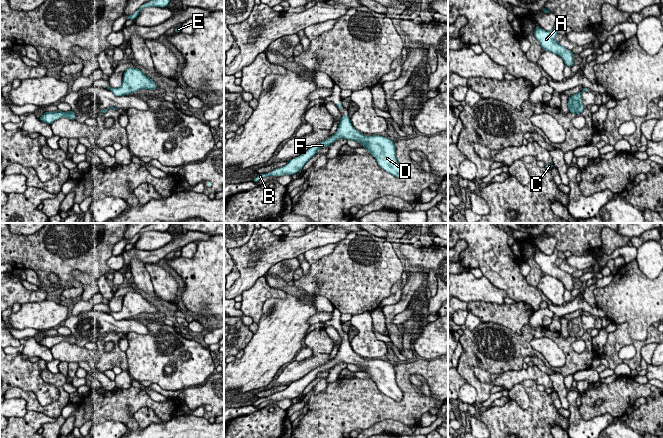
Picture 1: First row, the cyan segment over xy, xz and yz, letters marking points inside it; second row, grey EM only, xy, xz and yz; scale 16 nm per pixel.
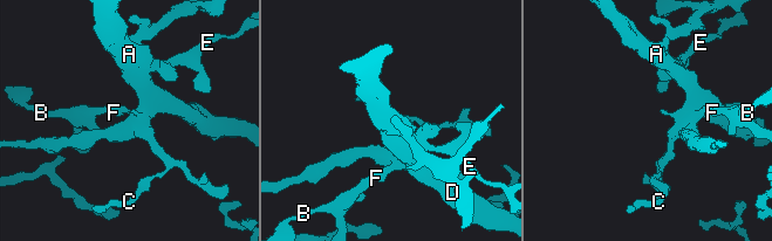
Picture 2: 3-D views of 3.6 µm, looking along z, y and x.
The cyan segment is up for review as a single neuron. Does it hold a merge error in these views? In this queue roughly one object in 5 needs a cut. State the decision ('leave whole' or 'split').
leave whole

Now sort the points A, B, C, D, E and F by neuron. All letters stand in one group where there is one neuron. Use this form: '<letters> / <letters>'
A B C D E F

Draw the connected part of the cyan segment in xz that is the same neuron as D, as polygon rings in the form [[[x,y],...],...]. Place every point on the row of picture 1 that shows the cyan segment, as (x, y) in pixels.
[[[348,114],[341,116],[339,125],[335,134],[330,138],[320,142],[298,157],[295,157],[287,162],[283,167],[276,168],[269,173],[259,174],[253,178],[253,182],[258,182],[260,179],[268,176],[282,176],[282,175],[294,175],[298,173],[309,159],[316,155],[319,148],[329,147],[338,138],[344,138],[346,140],[353,140],[362,143],[362,148],[365,148],[367,152],[372,155],[378,165],[386,172],[394,175],[395,177],[401,177],[403,175],[403,168],[398,163],[396,158],[396,149],[394,141],[384,136],[373,135],[366,136],[365,134],[356,130],[350,120]]]

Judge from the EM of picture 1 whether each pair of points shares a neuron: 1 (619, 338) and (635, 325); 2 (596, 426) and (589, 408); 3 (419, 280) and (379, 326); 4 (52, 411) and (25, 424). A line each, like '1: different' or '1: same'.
1: different
2: different
3: different
4: different

